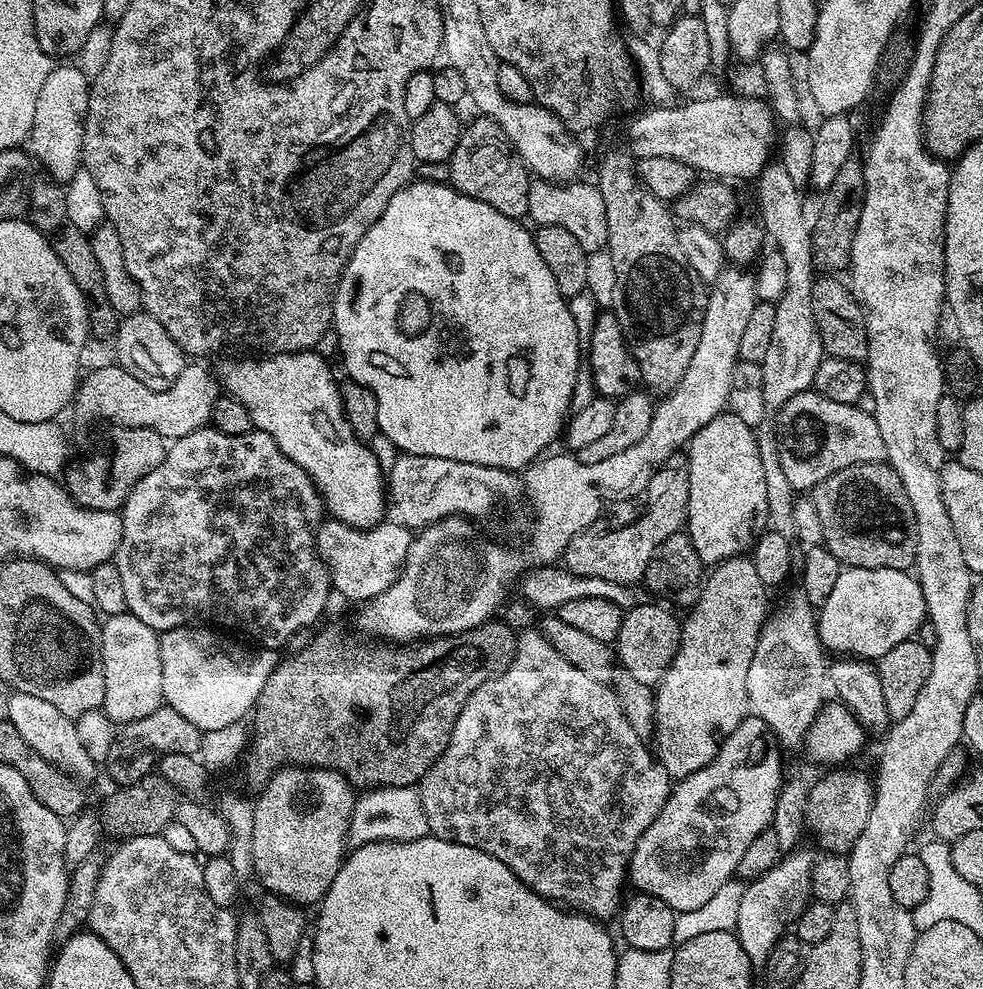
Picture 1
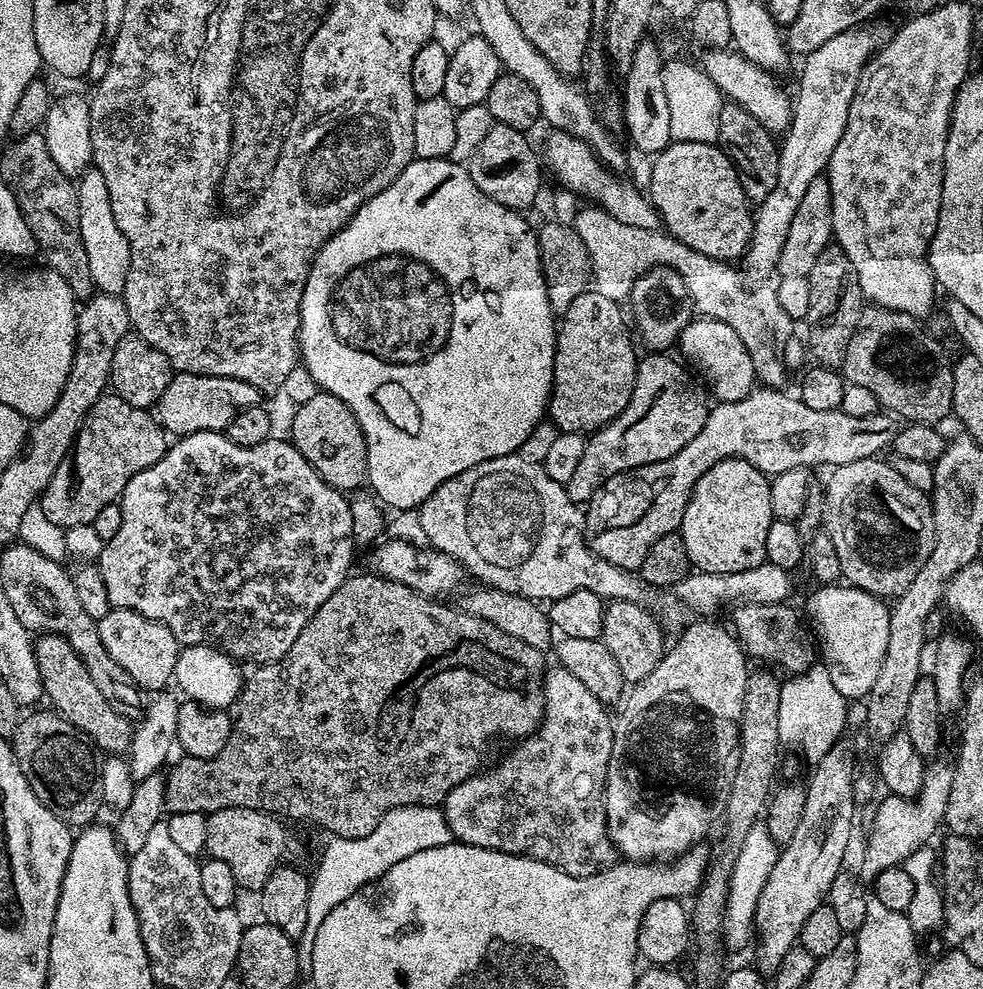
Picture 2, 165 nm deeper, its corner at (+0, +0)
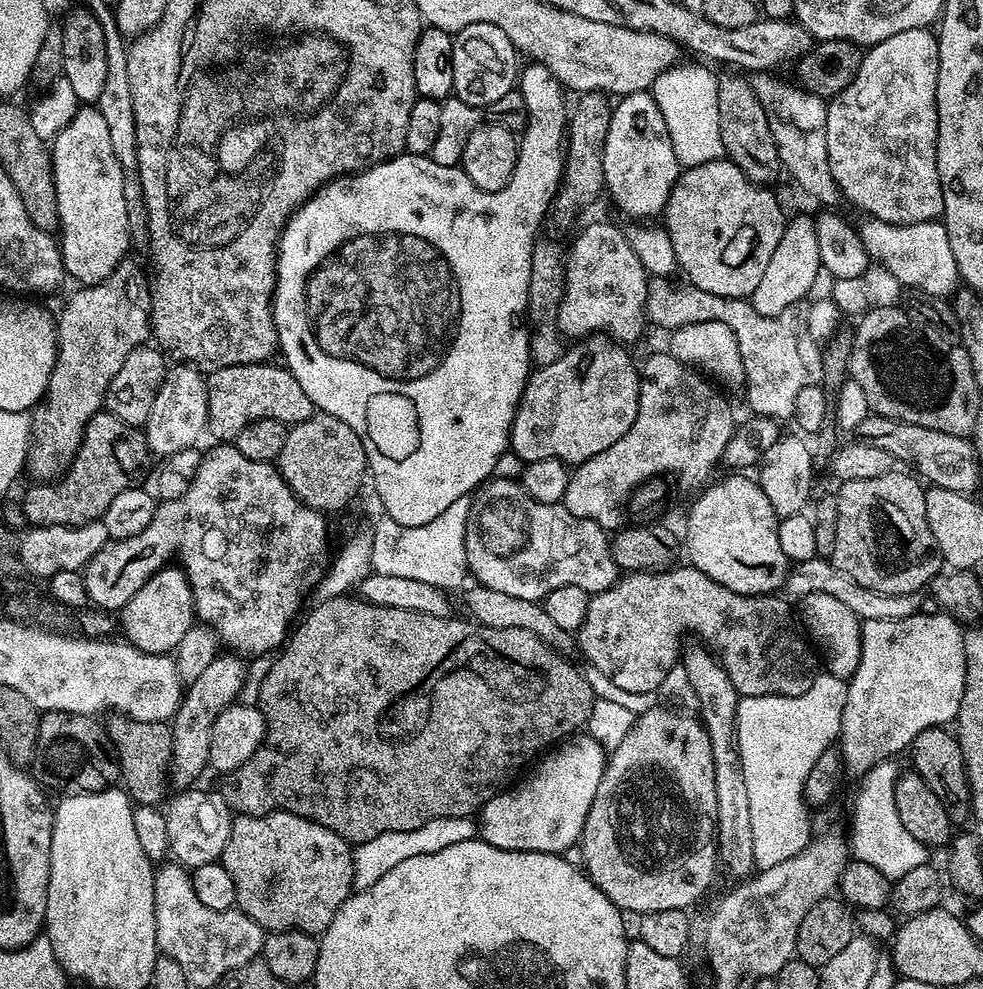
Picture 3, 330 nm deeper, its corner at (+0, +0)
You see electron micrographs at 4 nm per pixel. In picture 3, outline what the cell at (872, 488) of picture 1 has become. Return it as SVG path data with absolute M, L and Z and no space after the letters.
M893 470L878 478L845 480L839 485L840 492L835 493L838 534L830 559L835 568L842 570L842 574L850 574L850 578L854 578L858 586L866 586L866 590L878 590L882 594L920 592L931 585L942 568L935 538L926 520L925 489L915 475L904 472Z

